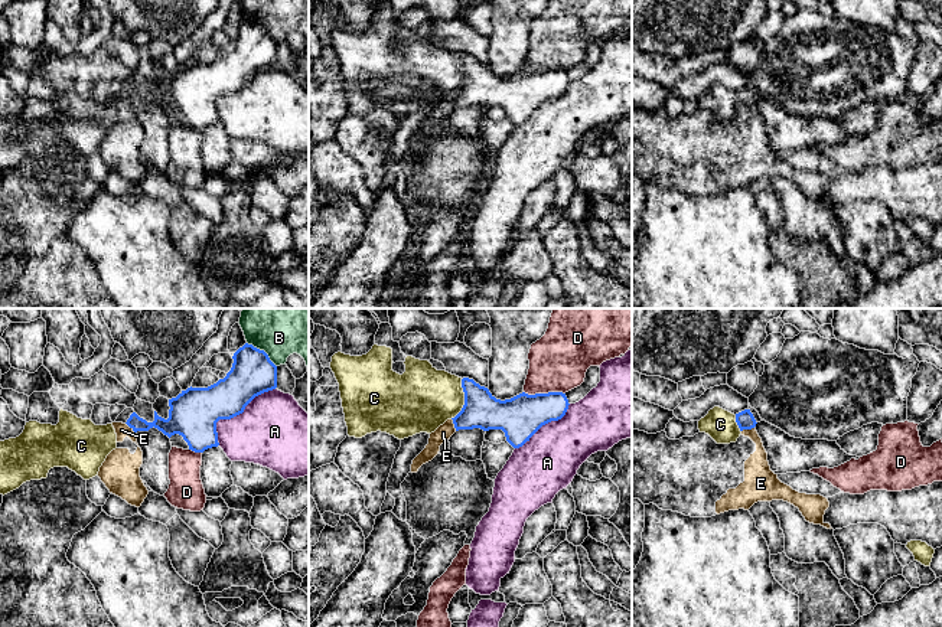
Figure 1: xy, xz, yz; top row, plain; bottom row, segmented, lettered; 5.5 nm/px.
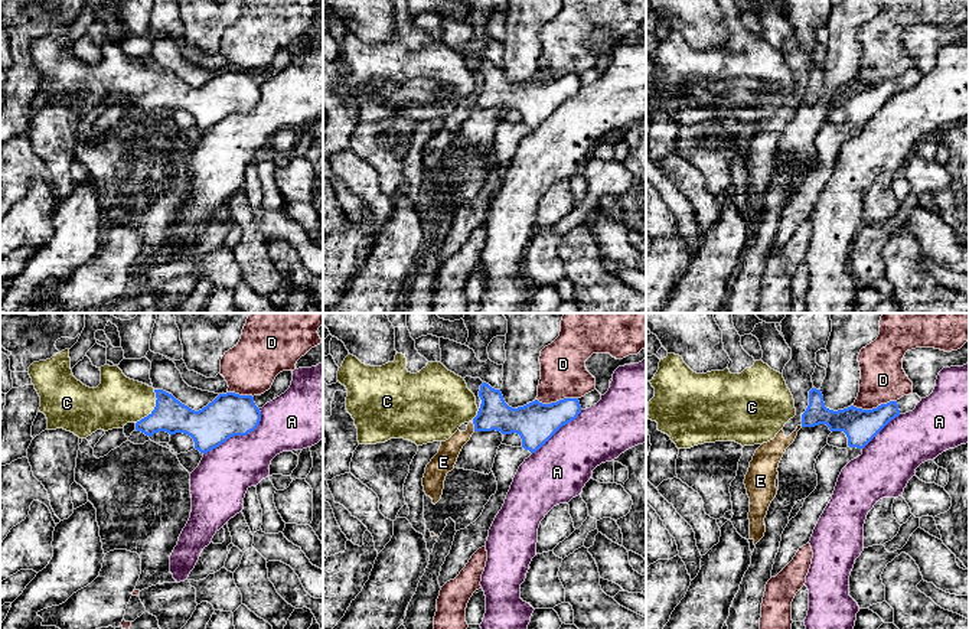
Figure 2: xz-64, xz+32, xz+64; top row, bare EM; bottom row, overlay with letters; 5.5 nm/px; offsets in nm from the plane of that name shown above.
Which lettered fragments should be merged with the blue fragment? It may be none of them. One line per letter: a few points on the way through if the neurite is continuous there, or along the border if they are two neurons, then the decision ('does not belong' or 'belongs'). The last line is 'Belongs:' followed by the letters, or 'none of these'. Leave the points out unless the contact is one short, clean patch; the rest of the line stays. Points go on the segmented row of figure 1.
A: does not belong
B: does not belong
C: way xz (481, 410), (465, 399), (423, 398); belongs
D: border xz (524, 391), (528, 394), (564, 394); does not belong
E: border yz (753, 427), (742, 431); does not belong
Belongs: C

